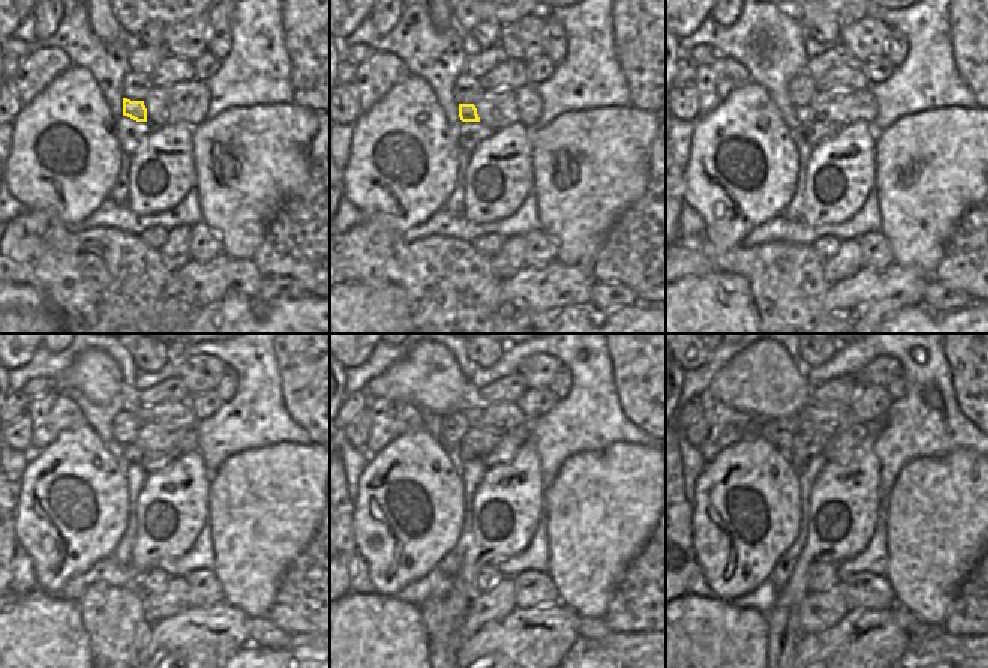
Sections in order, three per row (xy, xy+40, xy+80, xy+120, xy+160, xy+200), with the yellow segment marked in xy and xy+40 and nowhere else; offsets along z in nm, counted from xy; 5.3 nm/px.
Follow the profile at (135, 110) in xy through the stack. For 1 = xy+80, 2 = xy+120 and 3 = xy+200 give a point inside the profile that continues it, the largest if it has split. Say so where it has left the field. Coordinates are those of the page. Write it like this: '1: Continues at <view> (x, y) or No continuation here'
1: Continues at xy+80 (805, 116)
2: Continues at xy+120 (131, 451)
3: Continues at xy+200 (799, 460).

